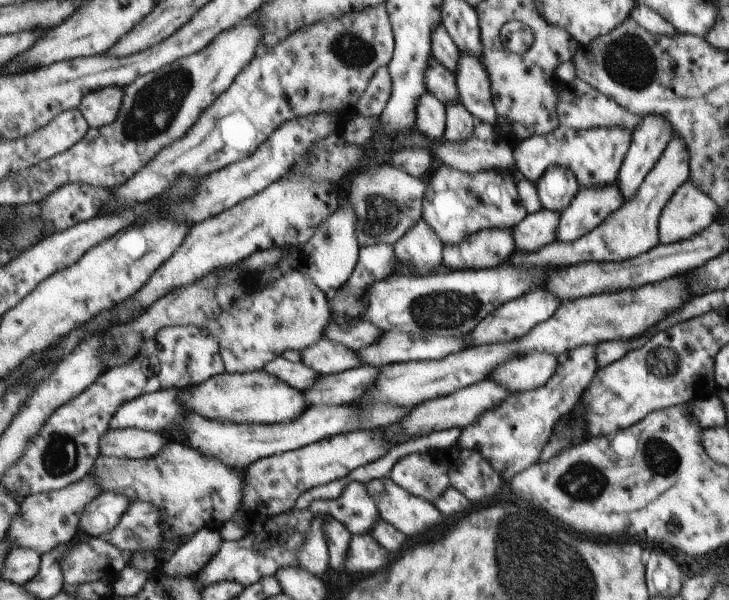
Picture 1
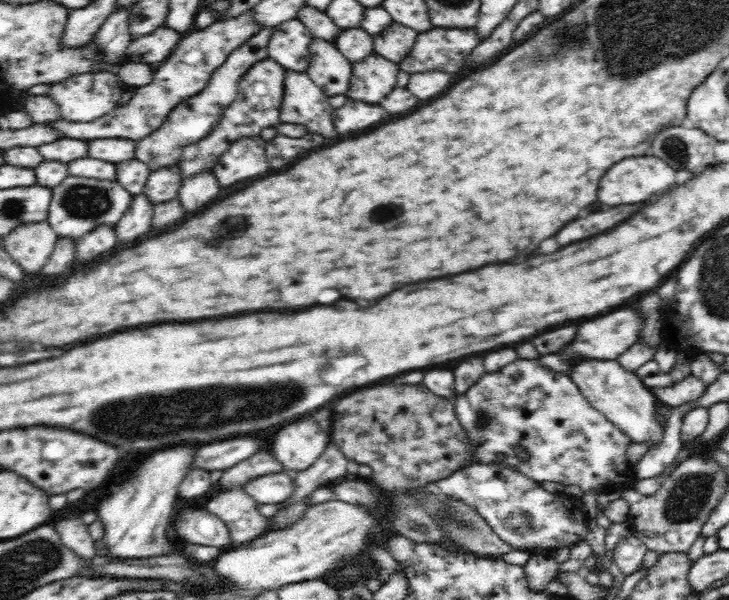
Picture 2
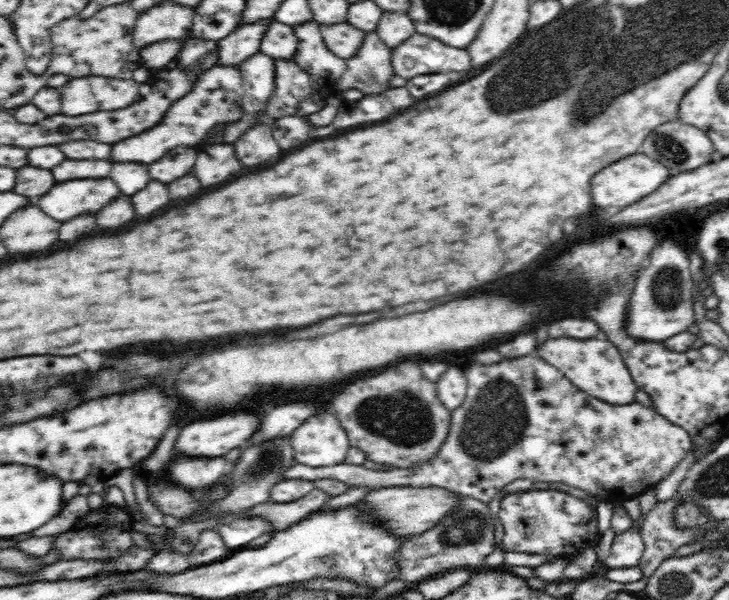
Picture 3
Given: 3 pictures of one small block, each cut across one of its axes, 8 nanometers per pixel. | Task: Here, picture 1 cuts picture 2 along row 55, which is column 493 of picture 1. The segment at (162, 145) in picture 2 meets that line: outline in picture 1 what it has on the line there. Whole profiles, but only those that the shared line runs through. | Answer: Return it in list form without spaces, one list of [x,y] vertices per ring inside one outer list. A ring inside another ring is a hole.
[[[512,229],[480,231],[460,244],[443,245],[441,265],[449,271],[493,269],[513,254]]]

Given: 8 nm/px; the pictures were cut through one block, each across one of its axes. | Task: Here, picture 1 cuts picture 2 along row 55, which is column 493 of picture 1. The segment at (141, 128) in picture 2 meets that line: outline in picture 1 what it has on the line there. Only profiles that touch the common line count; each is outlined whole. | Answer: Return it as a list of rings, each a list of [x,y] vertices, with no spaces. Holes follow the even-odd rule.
[[[438,164],[425,184],[420,218],[442,246],[460,244],[466,237],[480,231],[513,229],[526,216],[519,203],[516,186],[507,172],[497,170],[468,174]]]

